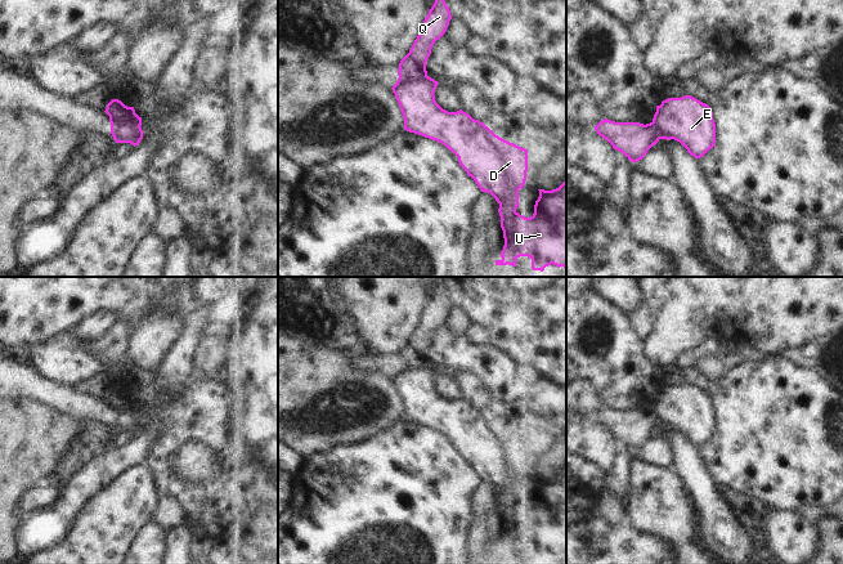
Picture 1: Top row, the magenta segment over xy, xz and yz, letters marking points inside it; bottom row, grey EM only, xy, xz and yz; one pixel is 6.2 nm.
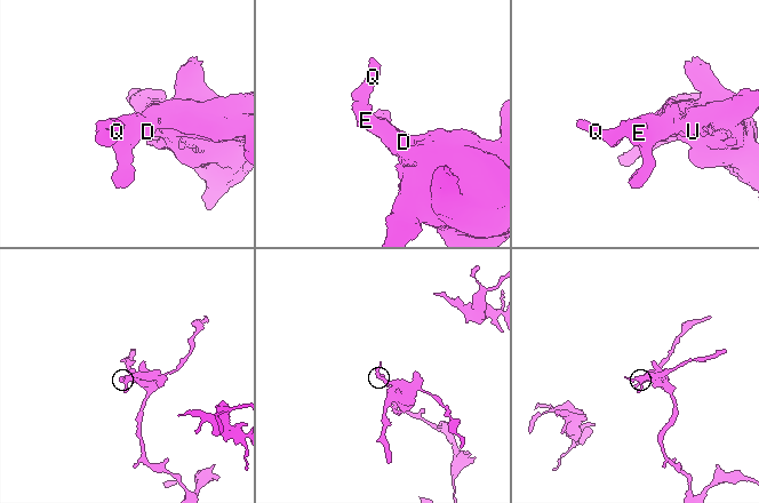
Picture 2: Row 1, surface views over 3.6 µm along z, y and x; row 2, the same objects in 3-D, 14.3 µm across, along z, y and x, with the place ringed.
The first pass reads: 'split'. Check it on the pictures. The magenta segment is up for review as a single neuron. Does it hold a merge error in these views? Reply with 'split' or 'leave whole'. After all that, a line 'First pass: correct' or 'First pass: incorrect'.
split
First pass: correct

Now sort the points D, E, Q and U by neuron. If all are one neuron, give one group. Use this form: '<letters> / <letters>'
D E U / Q

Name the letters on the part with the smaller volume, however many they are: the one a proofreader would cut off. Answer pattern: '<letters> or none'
Q

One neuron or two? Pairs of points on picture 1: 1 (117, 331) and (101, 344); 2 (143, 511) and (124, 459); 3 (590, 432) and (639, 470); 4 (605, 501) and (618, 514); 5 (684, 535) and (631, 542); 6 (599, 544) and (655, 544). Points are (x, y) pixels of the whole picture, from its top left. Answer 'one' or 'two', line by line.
1: one
2: two
3: two
4: one
5: two
6: one

